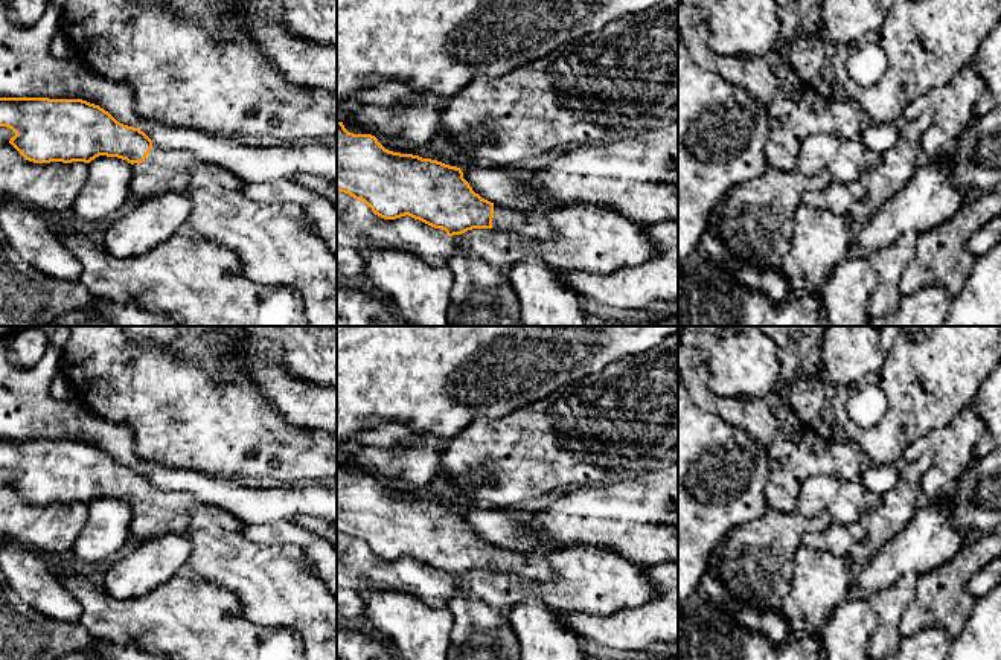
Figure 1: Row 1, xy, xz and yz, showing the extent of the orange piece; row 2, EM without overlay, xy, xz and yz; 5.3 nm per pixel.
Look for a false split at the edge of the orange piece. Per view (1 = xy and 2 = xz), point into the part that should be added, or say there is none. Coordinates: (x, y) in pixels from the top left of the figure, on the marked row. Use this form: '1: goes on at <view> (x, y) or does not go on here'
1: goes on at xy (275, 243)
2: goes on at xz (534, 223)

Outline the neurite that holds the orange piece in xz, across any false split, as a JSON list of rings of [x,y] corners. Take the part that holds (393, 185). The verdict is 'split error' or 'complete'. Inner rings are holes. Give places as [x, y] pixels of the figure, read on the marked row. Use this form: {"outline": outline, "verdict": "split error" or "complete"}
{"outline": [[[337,122],[337,191],[364,201],[375,215],[384,219],[396,219],[408,215],[434,229],[445,230],[448,236],[462,235],[472,229],[495,229],[498,232],[510,232],[536,239],[556,238],[555,230],[547,219],[545,207],[515,210],[497,206],[472,191],[469,183],[463,178],[460,168],[413,154],[389,151],[372,134],[349,133],[343,122]]], "verdict": "split error"}

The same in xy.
{"outline": [[[0,98],[0,127],[15,133],[9,143],[29,162],[90,163],[99,155],[117,157],[133,166],[131,198],[142,201],[168,192],[186,195],[192,201],[190,215],[184,223],[186,232],[235,252],[242,262],[245,277],[251,282],[297,291],[309,326],[337,326],[337,258],[311,229],[299,204],[265,204],[250,200],[242,194],[245,181],[235,174],[187,151],[163,149],[139,128],[117,122],[99,105],[82,99]]], "verdict": "split error"}

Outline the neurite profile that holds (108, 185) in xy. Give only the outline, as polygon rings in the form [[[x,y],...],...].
[[[99,155],[88,163],[88,177],[72,209],[78,218],[104,226],[131,198],[133,166],[117,157]]]

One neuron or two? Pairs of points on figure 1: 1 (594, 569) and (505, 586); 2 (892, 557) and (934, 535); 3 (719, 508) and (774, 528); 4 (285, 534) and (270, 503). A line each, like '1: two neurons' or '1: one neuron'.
1: one neuron
2: one neuron
3: two neurons
4: two neurons

